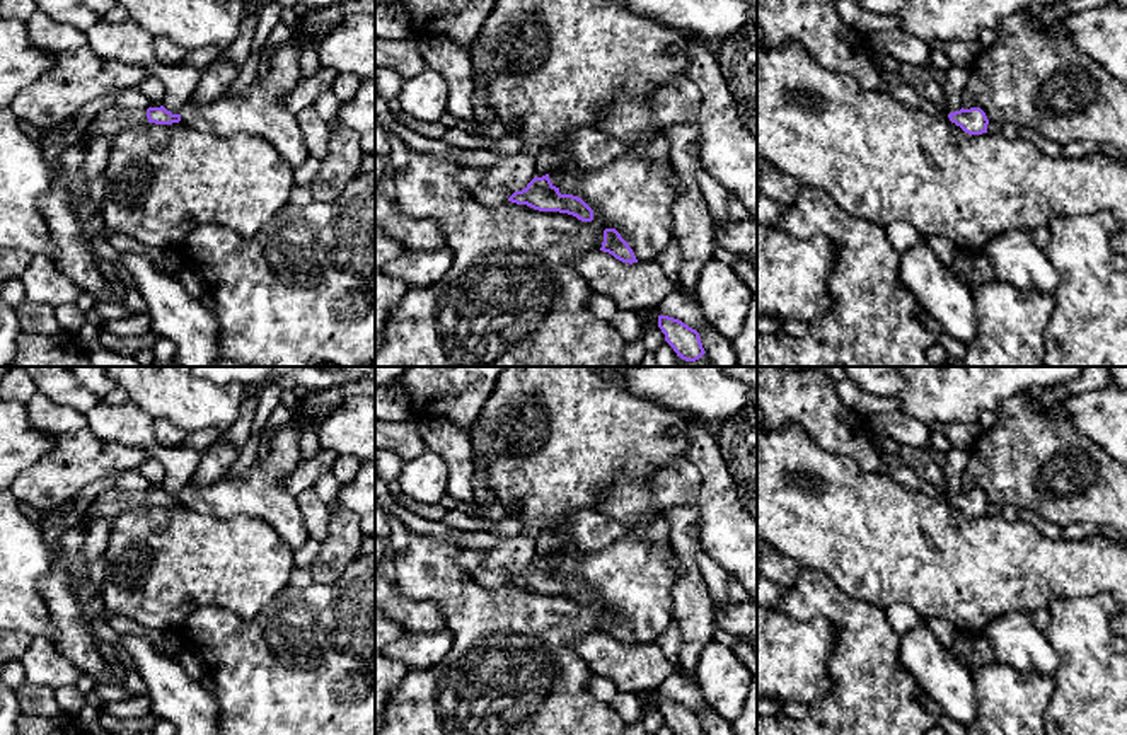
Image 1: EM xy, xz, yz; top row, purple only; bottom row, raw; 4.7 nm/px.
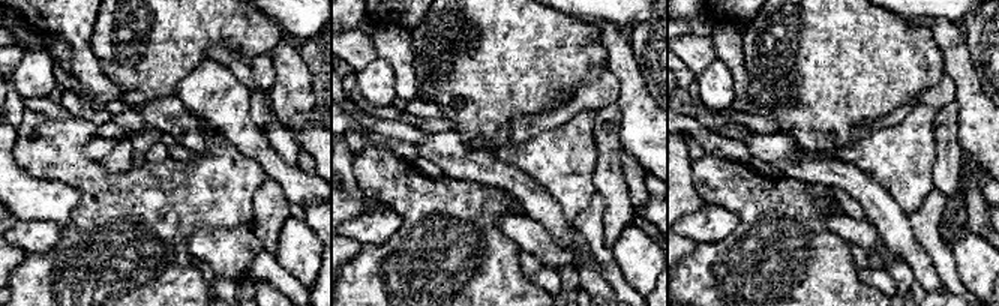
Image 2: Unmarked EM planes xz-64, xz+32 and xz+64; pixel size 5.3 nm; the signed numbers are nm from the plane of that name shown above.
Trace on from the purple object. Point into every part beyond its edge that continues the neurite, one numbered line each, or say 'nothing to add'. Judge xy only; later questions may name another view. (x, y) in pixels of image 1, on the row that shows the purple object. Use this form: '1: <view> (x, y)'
1: xy (111, 121)

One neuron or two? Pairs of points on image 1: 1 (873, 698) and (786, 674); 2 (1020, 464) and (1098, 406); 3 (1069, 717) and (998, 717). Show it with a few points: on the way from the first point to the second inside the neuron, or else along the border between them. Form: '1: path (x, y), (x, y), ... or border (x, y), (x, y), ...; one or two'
1: border (836, 647), (829, 664), (829, 688), (809, 705); two
2: border (1056, 406), (1081, 434), (1103, 449); two
3: border (1052, 677), (1052, 698), (1042, 717); two

